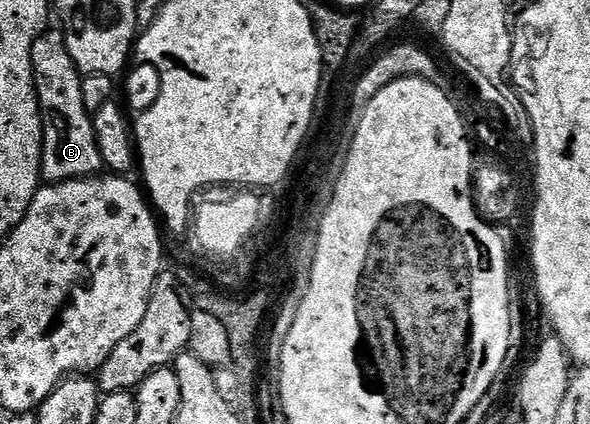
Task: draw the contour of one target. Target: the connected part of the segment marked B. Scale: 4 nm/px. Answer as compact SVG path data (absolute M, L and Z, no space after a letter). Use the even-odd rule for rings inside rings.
M47 29L32 44L30 59L42 117L41 181L49 184L97 175L103 169L103 164L94 131L94 119L91 111L84 108L82 99L84 75L76 68L68 52L66 39L57 29Z

